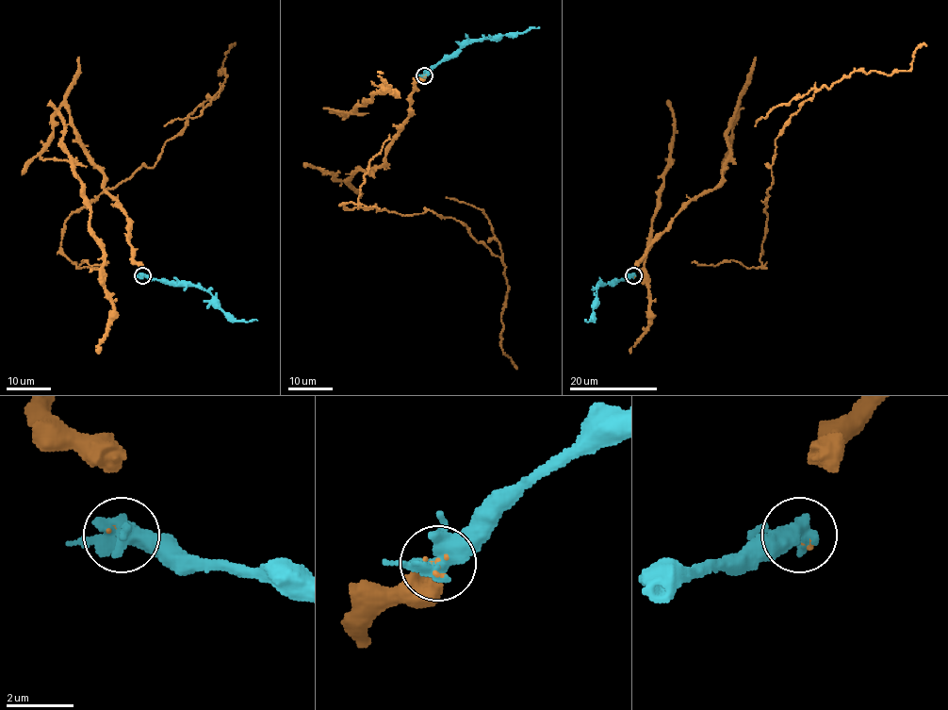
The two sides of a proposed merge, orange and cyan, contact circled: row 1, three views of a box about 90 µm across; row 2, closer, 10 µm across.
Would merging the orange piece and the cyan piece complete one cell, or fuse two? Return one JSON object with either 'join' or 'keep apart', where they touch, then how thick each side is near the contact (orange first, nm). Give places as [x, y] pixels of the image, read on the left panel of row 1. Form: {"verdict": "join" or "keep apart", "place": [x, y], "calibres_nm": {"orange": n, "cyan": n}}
{"verdict": "join", "place": [142, 275], "calibres_nm": {"orange": 70, "cyan": 440}}

